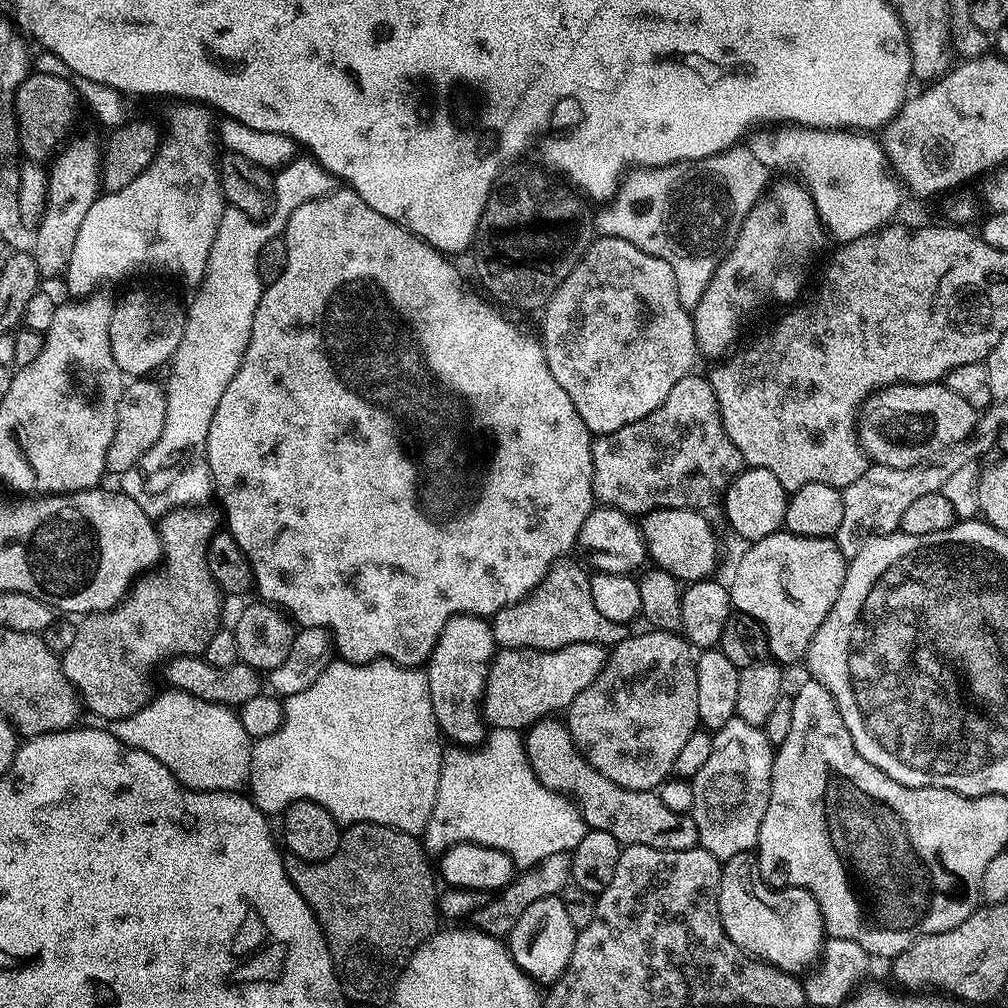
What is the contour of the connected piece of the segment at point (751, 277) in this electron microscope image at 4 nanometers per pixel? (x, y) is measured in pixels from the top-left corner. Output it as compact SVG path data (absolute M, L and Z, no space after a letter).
M784 180L781 182L781 184L773 183L771 185L771 187L769 187L767 189L767 191L765 191L764 195L760 197L759 202L755 206L753 206L752 209L749 210L748 217L744 220L739 221L738 227L740 227L740 233L737 234L736 241L734 241L733 244L730 244L730 247L727 249L727 252L726 252L724 259L721 260L720 265L718 267L716 267L716 272L712 275L711 282L706 286L706 294L702 294L702 298L698 302L698 306L691 313L692 325L694 326L694 334L696 335L696 346L697 346L697 349L699 349L699 351L701 353L703 353L703 355L704 355L704 352L708 356L720 356L720 355L722 355L723 352L726 351L727 348L730 347L731 344L735 342L736 335L738 335L740 332L740 323L742 323L743 320L746 319L747 316L750 315L751 312L754 311L755 308L759 306L759 304L772 304L772 303L788 304L789 303L788 305L791 305L793 302L796 302L796 301L791 302L791 300L796 300L799 298L800 291L803 290L804 283L806 283L808 280L808 267L810 267L811 264L815 262L816 255L818 255L819 252L822 251L824 248L824 232L825 232L825 236L826 236L826 225L825 225L824 221L821 220L820 214L819 214L818 210L816 209L815 202L813 202L812 195L811 195L811 193L808 192L807 187L805 187L805 185L803 183L800 183L800 182L797 182L797 183L798 184L795 184L795 182L792 180Z

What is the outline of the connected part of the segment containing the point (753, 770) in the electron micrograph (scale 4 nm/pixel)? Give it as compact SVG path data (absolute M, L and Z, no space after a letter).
M733 718L715 729L710 758L691 779L694 806L691 815L698 826L699 847L723 862L743 852L752 852L758 842L762 818L770 802L774 745L763 728Z

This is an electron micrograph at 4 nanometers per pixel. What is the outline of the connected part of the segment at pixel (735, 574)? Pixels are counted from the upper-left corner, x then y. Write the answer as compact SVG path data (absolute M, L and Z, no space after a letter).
M787 530L775 532L761 540L753 540L745 548L748 549L745 550L744 557L737 562L736 569L732 572L732 584L727 585L733 609L754 618L763 626L768 635L768 651L773 661L784 666L789 666L795 660L803 661L818 626L822 626L834 602L838 602L838 594L842 594L842 582L848 573L849 557L844 556L835 539L826 536L795 536Z

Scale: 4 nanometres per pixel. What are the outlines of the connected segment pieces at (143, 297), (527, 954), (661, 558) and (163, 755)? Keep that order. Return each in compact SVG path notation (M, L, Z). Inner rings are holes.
M128 292L121 300L117 299L110 318L110 350L114 354L114 362L118 362L125 377L144 378L152 374L155 368L160 368L163 364L165 367L182 342L185 319L185 305L180 305L168 296L155 296L152 292Z
M551 896L550 898L542 898L539 902L534 902L522 913L522 918L518 918L518 922L514 922L514 930L508 933L506 943L508 951L512 953L512 961L527 976L532 977L537 985L551 986L556 981L556 977L561 976L566 970L566 966L570 962L570 954L574 954L577 931L574 922L570 922L570 917L566 915L566 906L559 896Z
M659 508L645 512L642 533L647 559L680 582L709 579L716 568L716 536L704 516L707 515L703 511L691 508Z
M167 691L153 695L148 705L134 715L111 721L110 731L126 746L146 750L150 758L158 758L186 788L239 793L248 783L254 743L242 730L239 715L231 707L194 698L194 694Z

